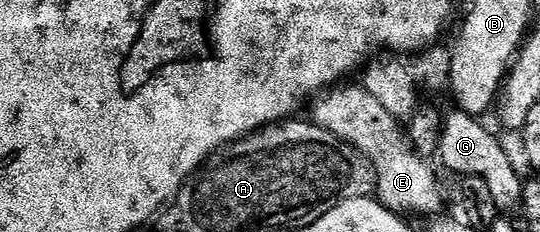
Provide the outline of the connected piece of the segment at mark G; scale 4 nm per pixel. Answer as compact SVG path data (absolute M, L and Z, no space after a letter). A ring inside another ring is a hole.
M460 110L445 112L441 125L441 141L437 147L439 160L445 163L449 172L458 172L458 177L478 176L487 182L494 199L494 205L502 213L513 212L523 204L523 176L511 166L510 159L503 154L503 148L496 135L489 133L475 116L468 116Z

